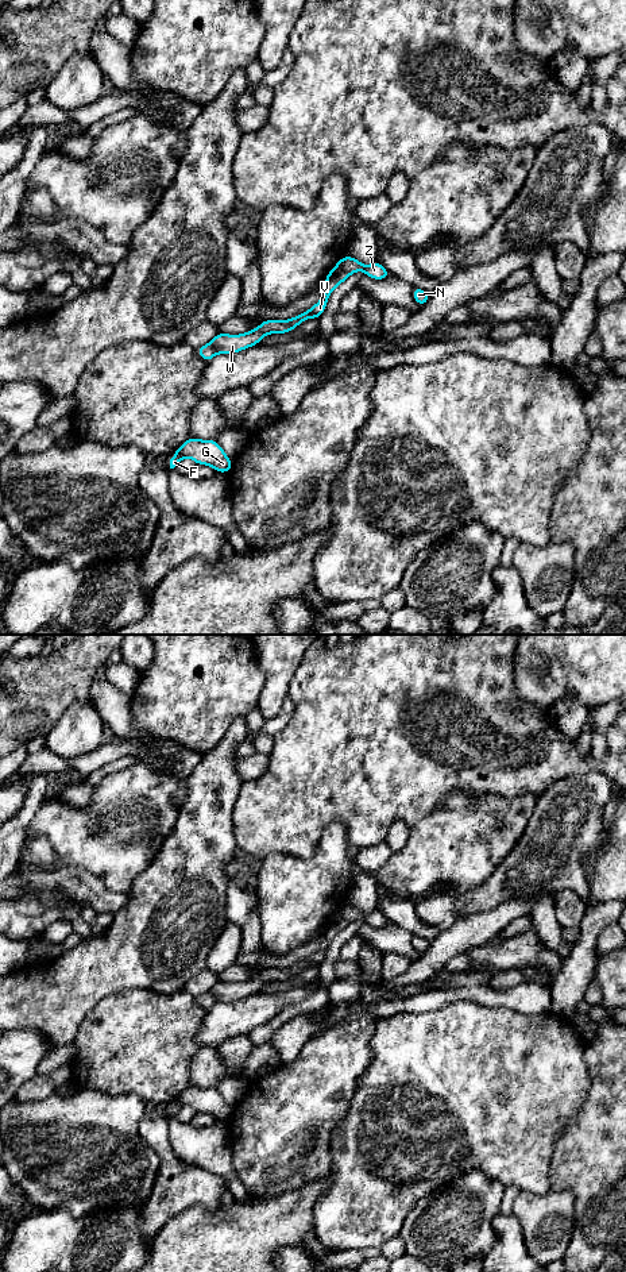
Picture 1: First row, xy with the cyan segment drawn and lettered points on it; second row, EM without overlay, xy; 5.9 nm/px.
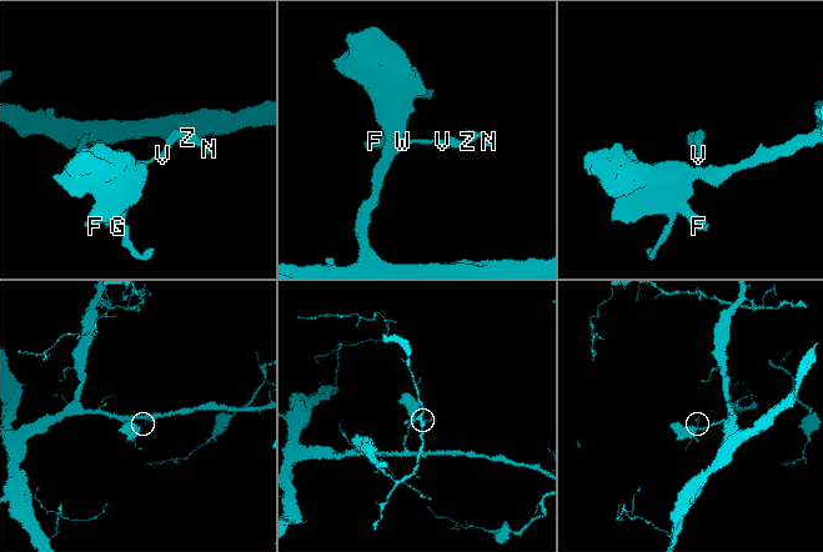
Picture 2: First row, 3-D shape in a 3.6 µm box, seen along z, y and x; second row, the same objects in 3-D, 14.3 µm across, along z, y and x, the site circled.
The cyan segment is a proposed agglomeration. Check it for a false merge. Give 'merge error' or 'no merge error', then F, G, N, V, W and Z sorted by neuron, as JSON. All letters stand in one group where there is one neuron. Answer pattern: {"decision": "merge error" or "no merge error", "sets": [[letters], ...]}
{"decision": "no merge error", "sets": [["F", "G", "N", "V", "W", "Z"]]}

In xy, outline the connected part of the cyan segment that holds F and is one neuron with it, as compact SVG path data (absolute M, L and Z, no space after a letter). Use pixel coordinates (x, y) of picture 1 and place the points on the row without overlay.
M190 1084L174 1101L170 1117L174 1117L183 1106L190 1106L197 1113L208 1113L219 1121L228 1121L232 1117L232 1107L225 1103L216 1088L200 1088Z

